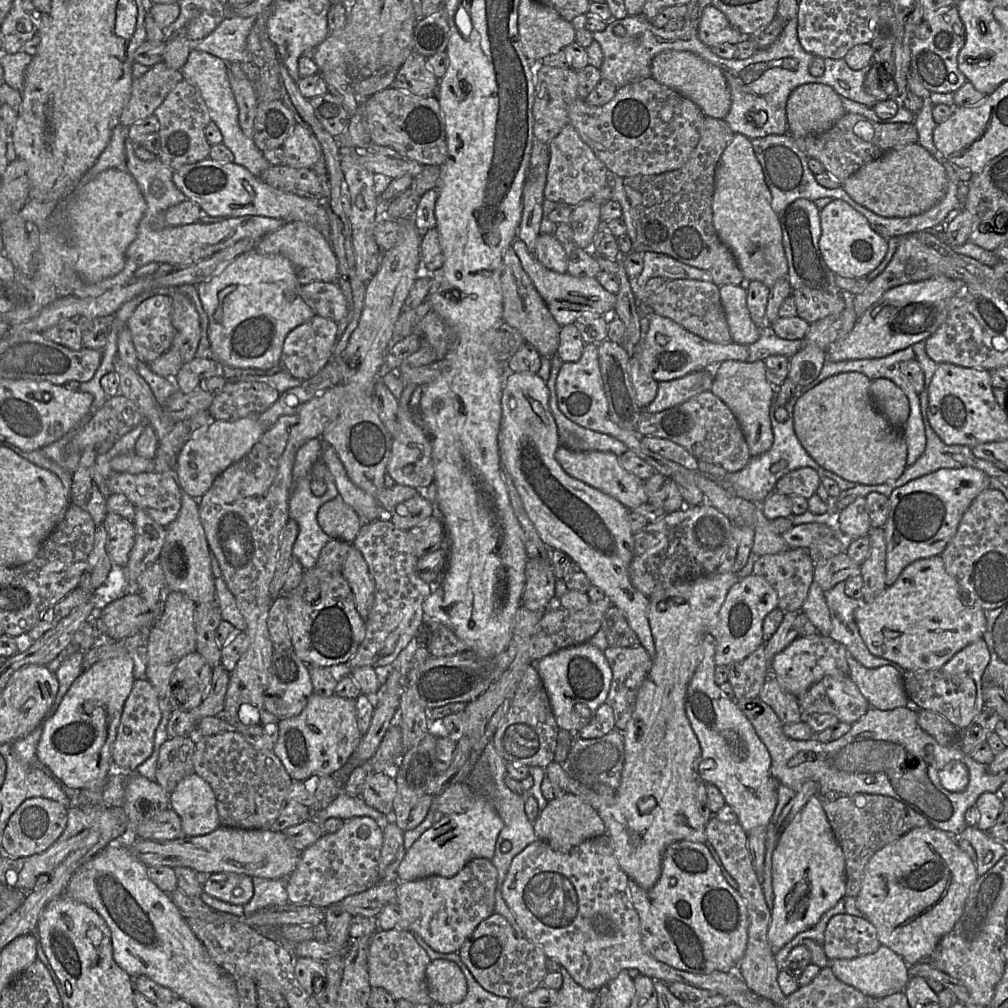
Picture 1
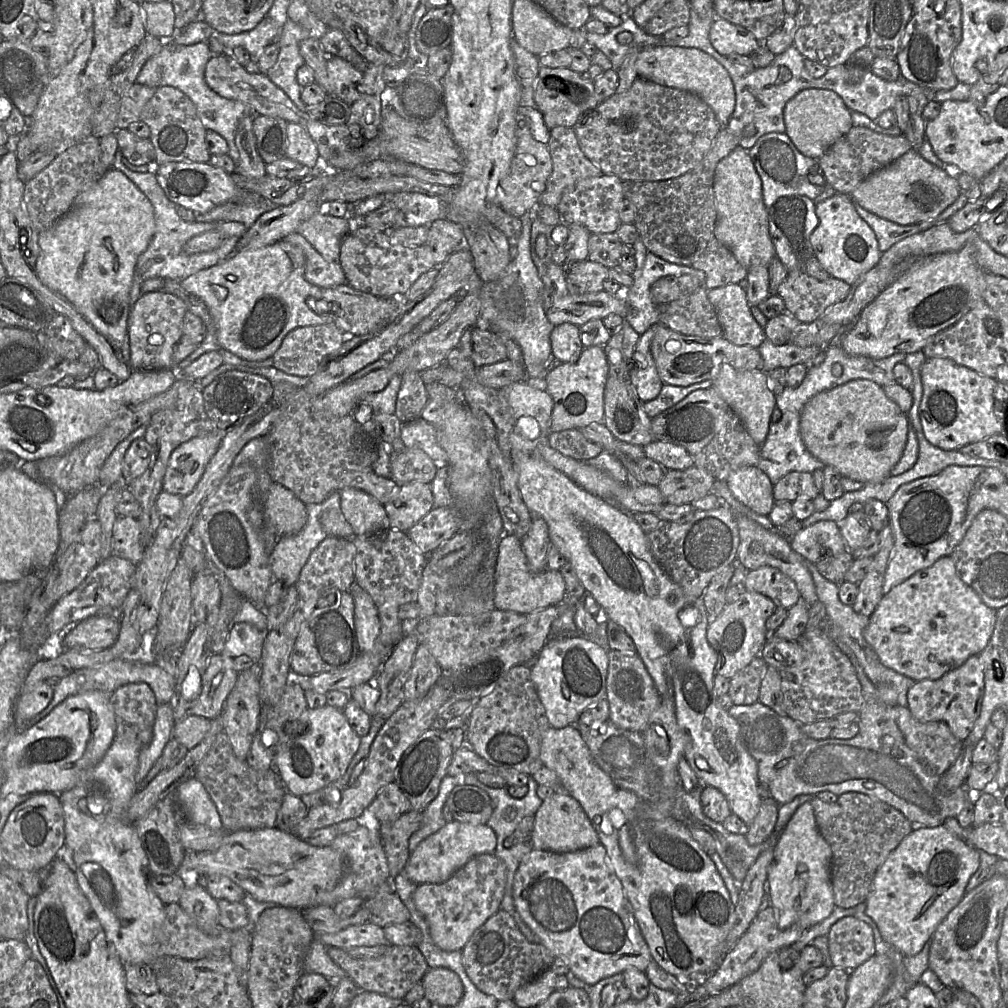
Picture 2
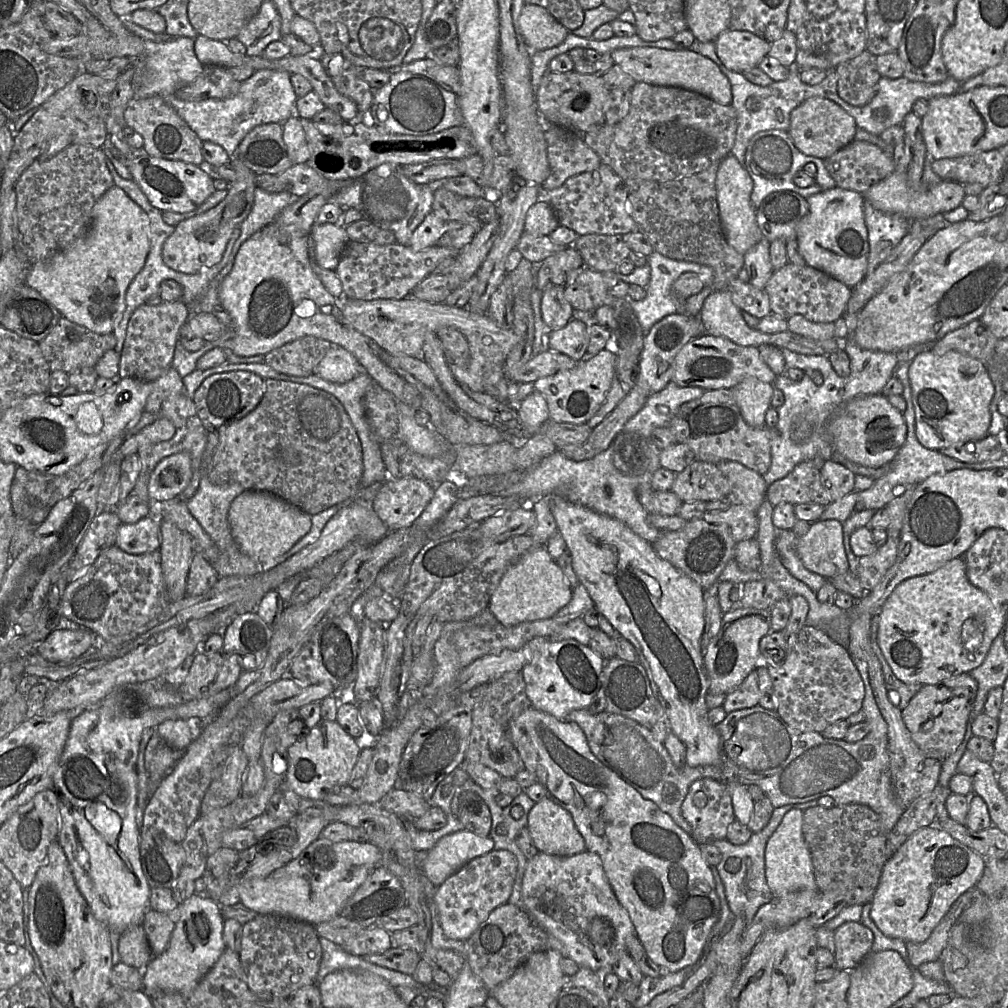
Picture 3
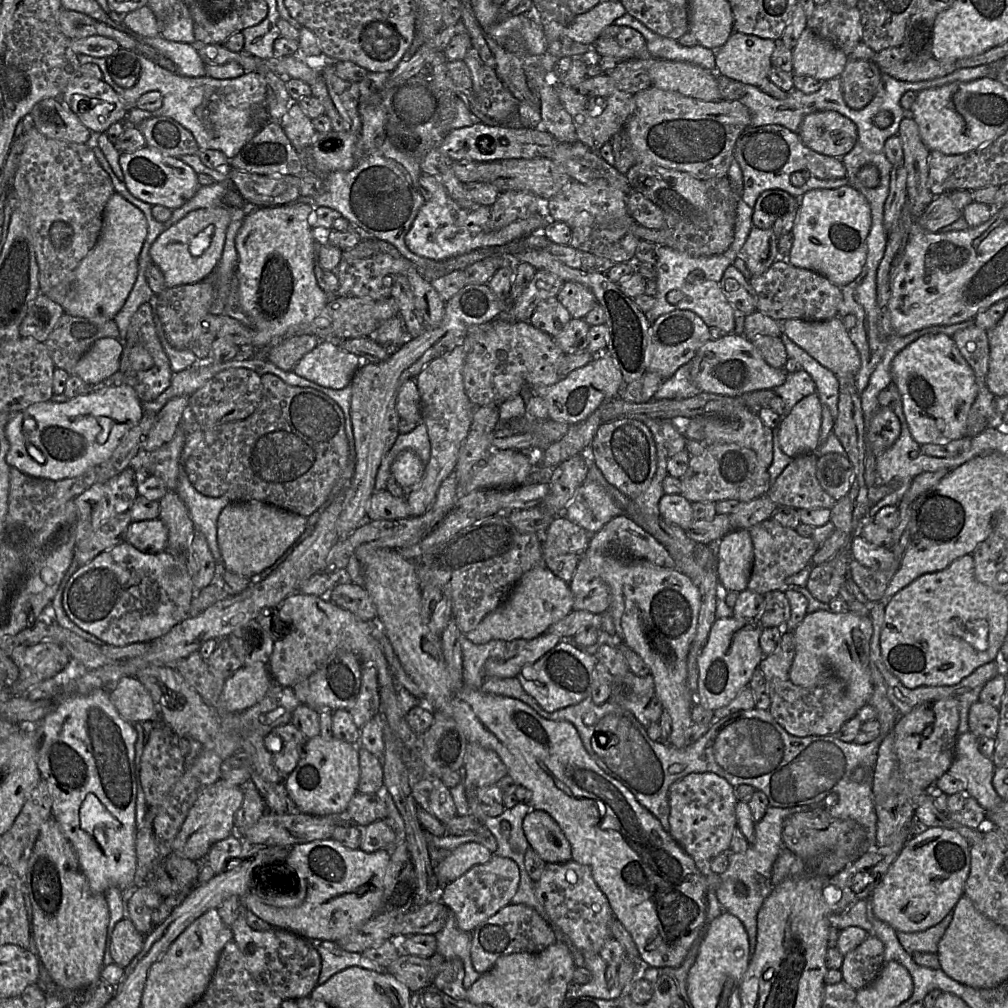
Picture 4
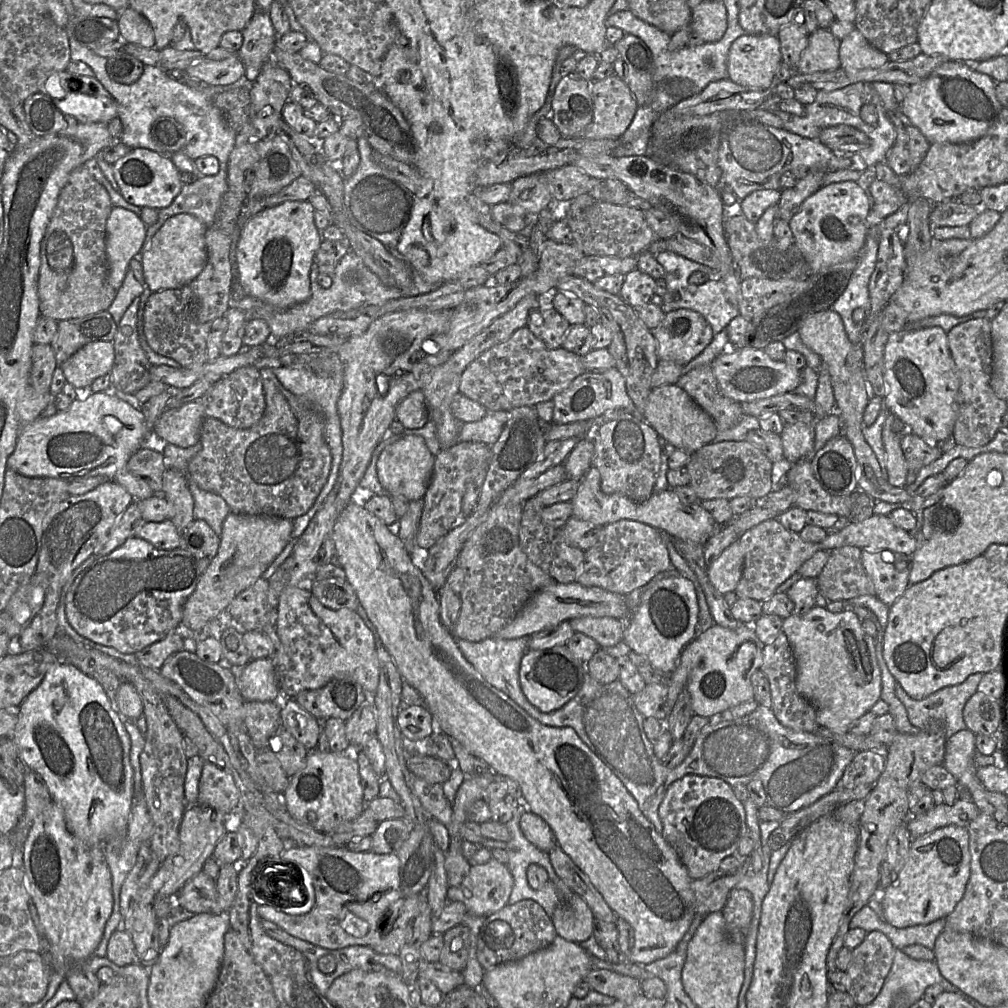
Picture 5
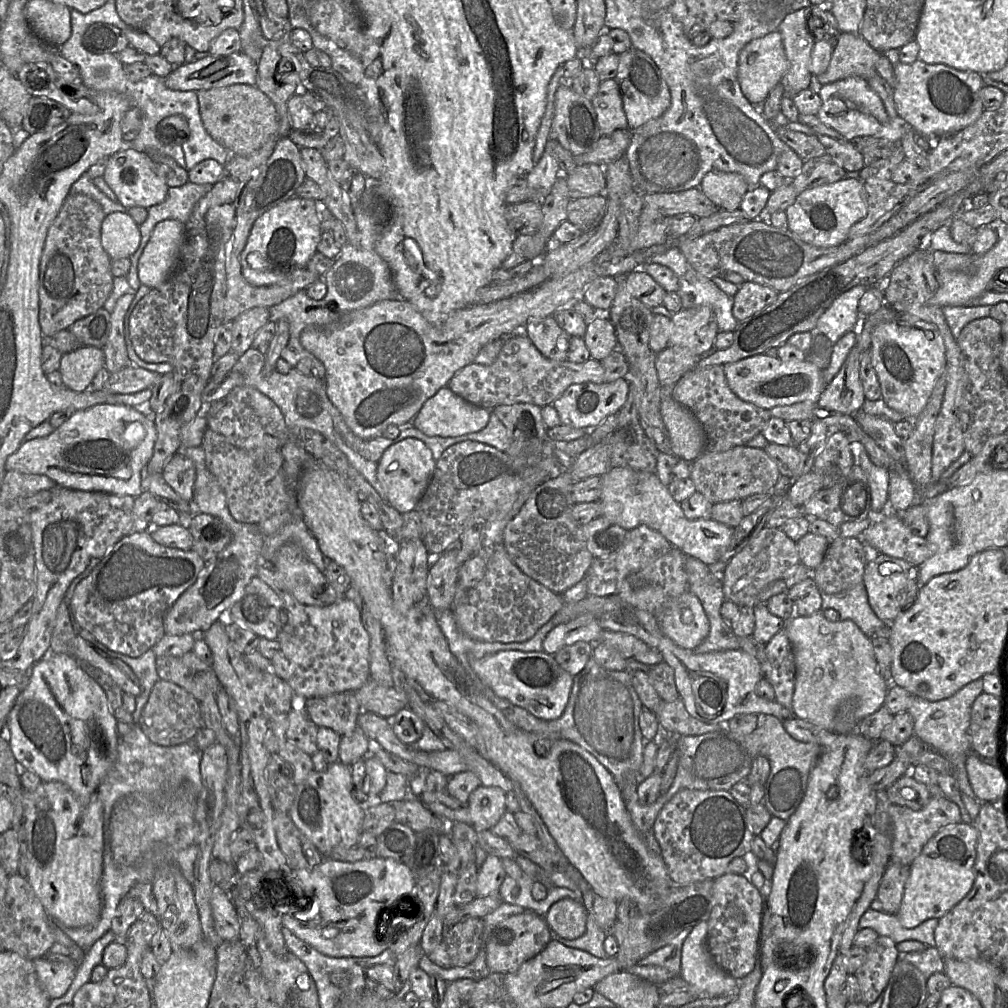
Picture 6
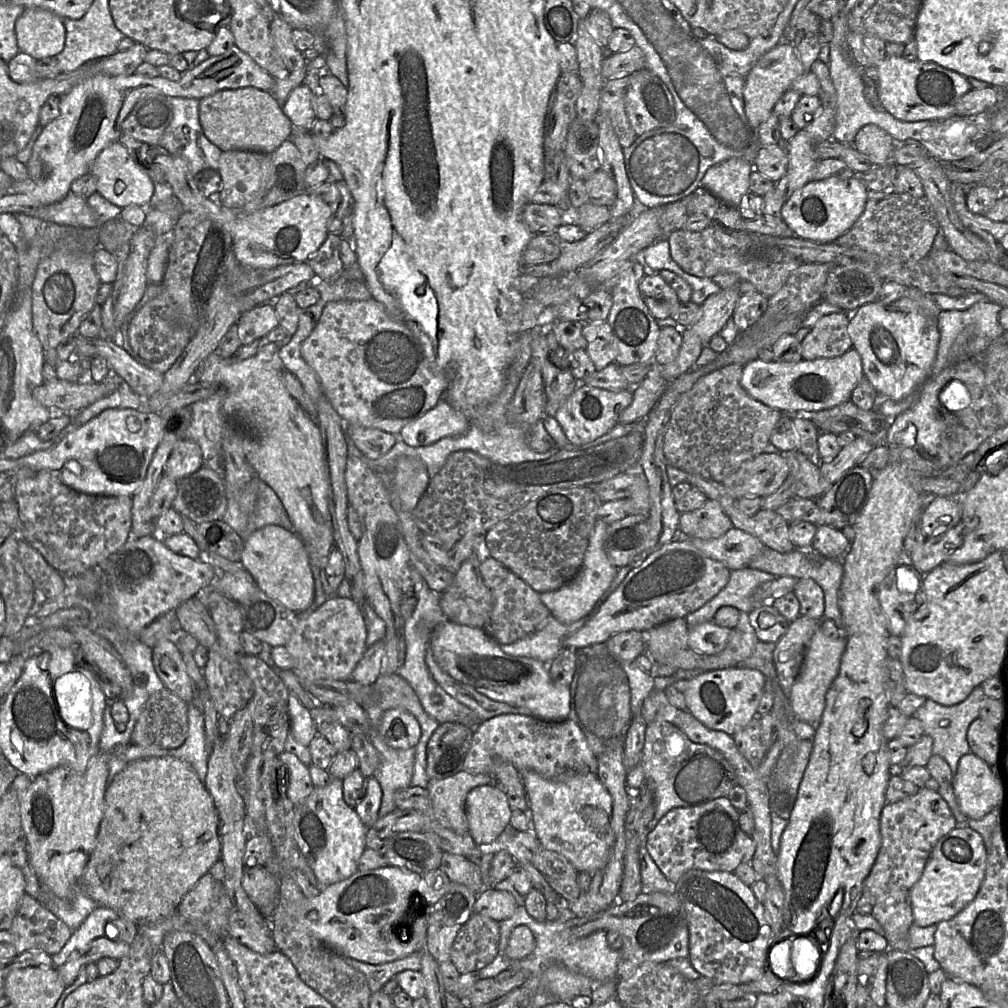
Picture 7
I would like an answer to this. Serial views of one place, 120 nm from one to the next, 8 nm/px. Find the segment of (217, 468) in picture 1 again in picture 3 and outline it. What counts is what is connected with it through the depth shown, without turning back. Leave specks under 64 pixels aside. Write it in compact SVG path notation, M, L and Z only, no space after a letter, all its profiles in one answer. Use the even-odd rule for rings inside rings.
M187 452L172 454L161 460L148 481L148 494L153 504L182 495L193 475L191 457Z

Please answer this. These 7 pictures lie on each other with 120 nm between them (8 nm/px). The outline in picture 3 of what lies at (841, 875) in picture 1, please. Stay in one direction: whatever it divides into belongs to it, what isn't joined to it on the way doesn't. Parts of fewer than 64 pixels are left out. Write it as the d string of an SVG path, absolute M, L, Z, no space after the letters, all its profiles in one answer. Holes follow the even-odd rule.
M791 809L770 837L765 849L765 875L775 897L802 890L817 890L811 853L802 833L804 812Z

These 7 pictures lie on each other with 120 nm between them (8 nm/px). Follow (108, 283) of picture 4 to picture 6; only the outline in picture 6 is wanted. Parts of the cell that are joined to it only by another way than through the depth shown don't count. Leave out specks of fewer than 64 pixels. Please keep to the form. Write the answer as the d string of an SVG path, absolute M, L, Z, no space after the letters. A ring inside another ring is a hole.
M114 212L101 226L101 243L112 260L129 258L141 243L139 225L127 212Z

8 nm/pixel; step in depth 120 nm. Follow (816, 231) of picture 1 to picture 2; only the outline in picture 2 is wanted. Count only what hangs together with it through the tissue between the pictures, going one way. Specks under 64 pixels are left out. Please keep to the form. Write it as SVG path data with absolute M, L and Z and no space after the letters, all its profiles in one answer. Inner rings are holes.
M790 195L779 198L767 208L769 234L778 257L787 271L803 270L806 261L813 256L810 235L818 225L815 203L804 195Z

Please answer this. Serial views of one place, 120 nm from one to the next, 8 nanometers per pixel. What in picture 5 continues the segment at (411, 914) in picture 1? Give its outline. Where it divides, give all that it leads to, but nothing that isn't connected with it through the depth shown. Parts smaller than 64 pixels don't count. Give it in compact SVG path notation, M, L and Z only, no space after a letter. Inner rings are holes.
M493 856L484 864L471 866L459 886L449 887L448 902L462 902L468 913L489 916L508 905L514 879L506 864Z

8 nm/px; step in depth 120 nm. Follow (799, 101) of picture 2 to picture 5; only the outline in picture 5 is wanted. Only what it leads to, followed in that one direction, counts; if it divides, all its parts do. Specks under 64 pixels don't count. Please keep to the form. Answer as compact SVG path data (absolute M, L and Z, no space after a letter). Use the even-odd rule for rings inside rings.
M845 124L823 129L818 140L840 155L856 154L871 145L871 140L865 133Z

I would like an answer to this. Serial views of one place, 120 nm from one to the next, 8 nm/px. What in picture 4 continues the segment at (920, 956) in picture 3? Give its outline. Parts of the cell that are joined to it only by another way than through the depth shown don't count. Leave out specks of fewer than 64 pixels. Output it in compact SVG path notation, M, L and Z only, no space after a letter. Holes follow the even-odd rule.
M951 910L939 923L920 932L897 931L897 938L907 953L937 953L938 943L948 928L953 917Z

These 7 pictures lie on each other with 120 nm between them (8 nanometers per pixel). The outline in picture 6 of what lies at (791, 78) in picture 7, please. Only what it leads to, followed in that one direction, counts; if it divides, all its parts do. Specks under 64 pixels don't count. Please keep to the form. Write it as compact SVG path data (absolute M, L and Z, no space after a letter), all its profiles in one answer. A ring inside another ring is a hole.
M778 30L750 41L742 48L738 57L737 77L742 93L759 110L771 90L781 82L787 67L782 37ZM841 32L834 41L827 70L814 76L814 87L810 89L818 93L823 85L851 76L867 79L877 72L876 63L881 54L860 33Z

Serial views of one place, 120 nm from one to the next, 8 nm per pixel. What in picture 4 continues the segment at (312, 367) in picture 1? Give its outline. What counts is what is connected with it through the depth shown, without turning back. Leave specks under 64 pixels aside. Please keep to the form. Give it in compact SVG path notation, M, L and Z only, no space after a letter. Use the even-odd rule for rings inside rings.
M313 335L294 336L270 349L267 359L284 371L292 371L302 357L320 342Z

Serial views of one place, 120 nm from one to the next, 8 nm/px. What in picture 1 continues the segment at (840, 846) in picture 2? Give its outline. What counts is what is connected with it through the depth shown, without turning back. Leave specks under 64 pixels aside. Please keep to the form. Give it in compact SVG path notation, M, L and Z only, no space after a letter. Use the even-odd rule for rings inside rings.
M819 794L818 798L834 836L843 851L845 896L848 897L856 898L858 895L864 869L875 852L914 828L931 826L915 810L888 796L876 794L841 795L832 802L828 801L822 794Z

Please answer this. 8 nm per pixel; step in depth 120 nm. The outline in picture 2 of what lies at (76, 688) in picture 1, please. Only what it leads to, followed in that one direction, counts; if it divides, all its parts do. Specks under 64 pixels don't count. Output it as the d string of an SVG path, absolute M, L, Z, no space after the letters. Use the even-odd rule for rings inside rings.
M91 690L69 696L58 704L45 718L24 731L18 732L8 743L3 755L3 796L9 794L53 792L62 793L76 786L83 772L96 766L115 739L116 721L110 702L110 693Z

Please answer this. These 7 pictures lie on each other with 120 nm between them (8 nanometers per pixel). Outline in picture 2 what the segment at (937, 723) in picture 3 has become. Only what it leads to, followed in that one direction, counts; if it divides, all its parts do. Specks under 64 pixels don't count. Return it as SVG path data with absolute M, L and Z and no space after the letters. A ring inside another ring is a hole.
M972 655L961 666L947 672L939 679L915 681L908 690L907 708L918 721L945 722L953 735L963 742L972 731L980 714L984 687L983 664L979 655Z

